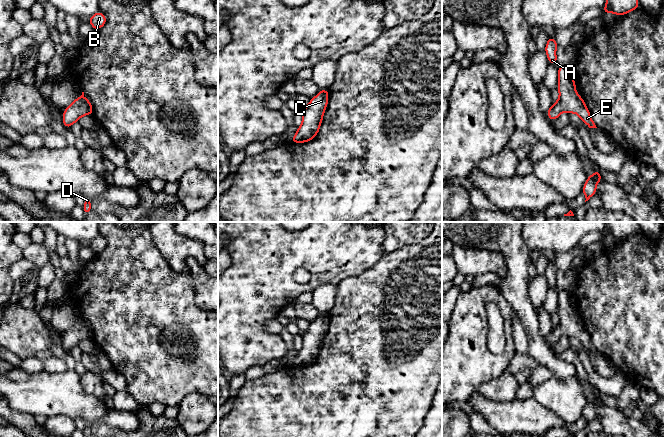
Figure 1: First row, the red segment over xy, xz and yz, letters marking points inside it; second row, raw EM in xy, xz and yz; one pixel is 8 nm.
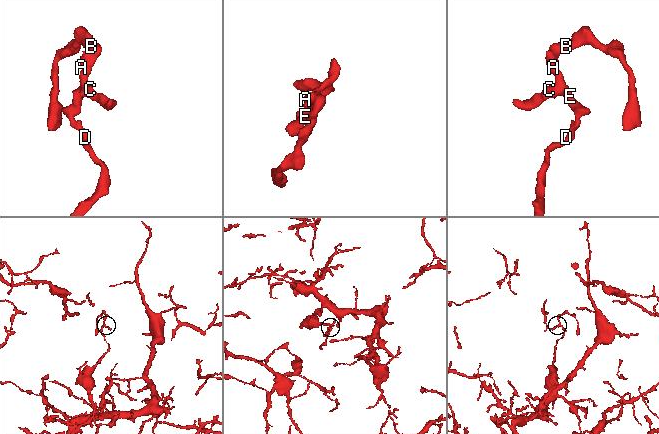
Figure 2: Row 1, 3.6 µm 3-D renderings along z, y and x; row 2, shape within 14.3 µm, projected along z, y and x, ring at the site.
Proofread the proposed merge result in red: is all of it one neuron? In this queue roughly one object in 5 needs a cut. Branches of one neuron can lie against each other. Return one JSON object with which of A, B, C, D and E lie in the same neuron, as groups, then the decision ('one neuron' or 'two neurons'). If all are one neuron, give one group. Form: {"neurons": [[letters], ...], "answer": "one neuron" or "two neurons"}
{"neurons": [["A", "B", "C", "D", "E"]], "answer": "one neuron"}

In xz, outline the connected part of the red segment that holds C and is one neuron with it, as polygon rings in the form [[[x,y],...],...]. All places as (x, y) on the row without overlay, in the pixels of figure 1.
[[[328,313],[320,316],[310,323],[309,328],[302,334],[302,347],[295,356],[291,367],[305,367],[311,365],[319,357],[323,339],[328,329]]]

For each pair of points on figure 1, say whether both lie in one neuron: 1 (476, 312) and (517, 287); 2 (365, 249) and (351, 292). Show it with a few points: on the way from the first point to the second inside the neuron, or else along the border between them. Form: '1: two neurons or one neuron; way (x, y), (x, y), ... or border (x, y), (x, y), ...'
1: two neurons; border (497, 287), (513, 309)
2: two neurons; border (375, 263), (356, 276), (348, 276), (336, 285)

